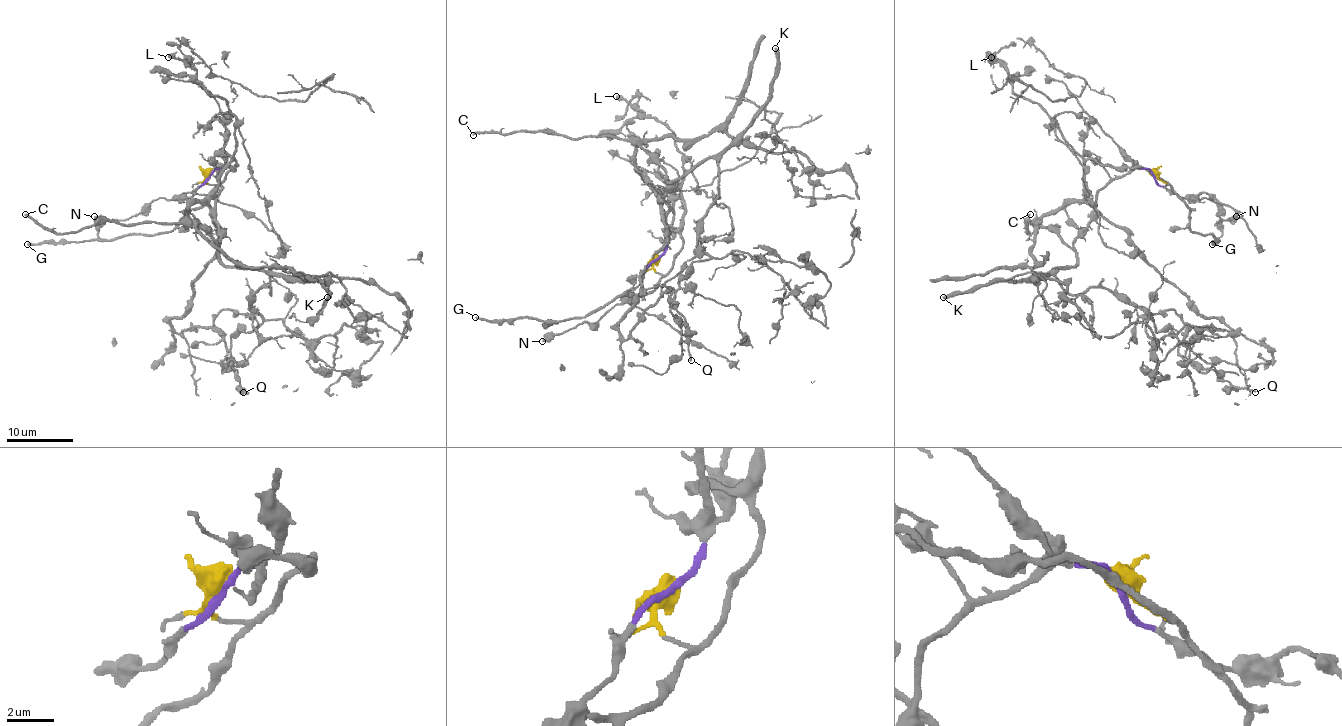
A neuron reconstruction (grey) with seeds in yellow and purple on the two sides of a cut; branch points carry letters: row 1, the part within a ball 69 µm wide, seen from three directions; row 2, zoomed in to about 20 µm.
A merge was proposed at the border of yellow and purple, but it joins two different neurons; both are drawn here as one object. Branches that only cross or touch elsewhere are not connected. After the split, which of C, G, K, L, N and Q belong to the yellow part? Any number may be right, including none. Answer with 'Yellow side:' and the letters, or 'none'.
Yellow side: G, L, Q

